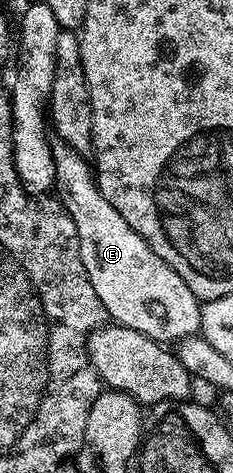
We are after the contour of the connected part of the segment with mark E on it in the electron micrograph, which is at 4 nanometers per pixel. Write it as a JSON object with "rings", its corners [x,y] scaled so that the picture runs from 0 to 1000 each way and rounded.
{"rings":[[[223,298],[219,319],[245,355],[236,402],[275,444],[313,465],[339,501],[348,550],[416,617],[416,634],[498,689],[571,693],[687,727],[760,727],[815,706],[858,704],[854,632],[811,617],[811,600],[622,516],[622,507],[519,459],[519,448],[451,423],[395,345],[296,304]]]}

